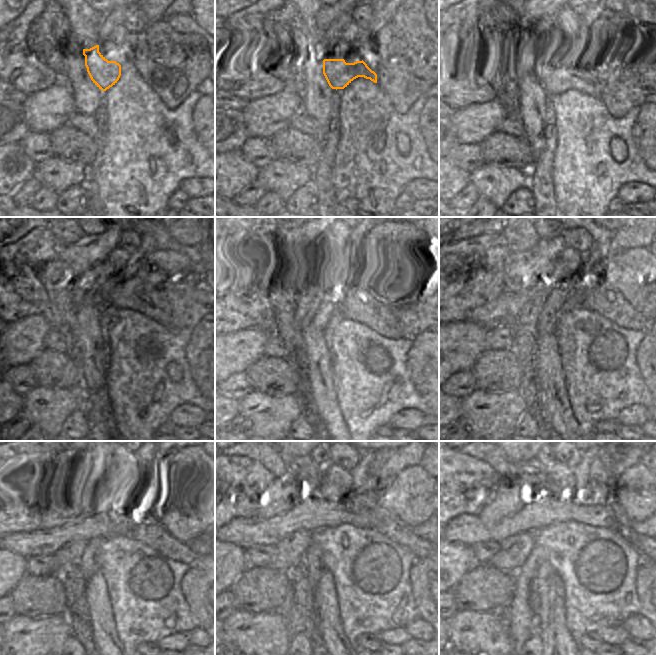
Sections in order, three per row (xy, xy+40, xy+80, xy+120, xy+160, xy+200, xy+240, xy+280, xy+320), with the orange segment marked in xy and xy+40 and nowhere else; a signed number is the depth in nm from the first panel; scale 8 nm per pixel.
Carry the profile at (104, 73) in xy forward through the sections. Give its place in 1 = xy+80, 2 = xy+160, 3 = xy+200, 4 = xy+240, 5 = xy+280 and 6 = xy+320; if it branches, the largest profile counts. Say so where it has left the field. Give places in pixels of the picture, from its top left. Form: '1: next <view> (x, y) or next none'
1: next xy+80 (564, 72)
2: next xy+160 (363, 295)
3: next xy+200 (588, 292)
4: next xy+240 (137, 509)
5: next xy+280 (387, 463)
6: next xy+320 (611, 461)

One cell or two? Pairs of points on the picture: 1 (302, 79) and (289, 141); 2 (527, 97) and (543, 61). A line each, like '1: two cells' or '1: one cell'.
1: two cells
2: one cell

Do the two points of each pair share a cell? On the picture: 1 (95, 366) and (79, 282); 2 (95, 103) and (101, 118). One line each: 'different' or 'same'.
1: same
2: different

